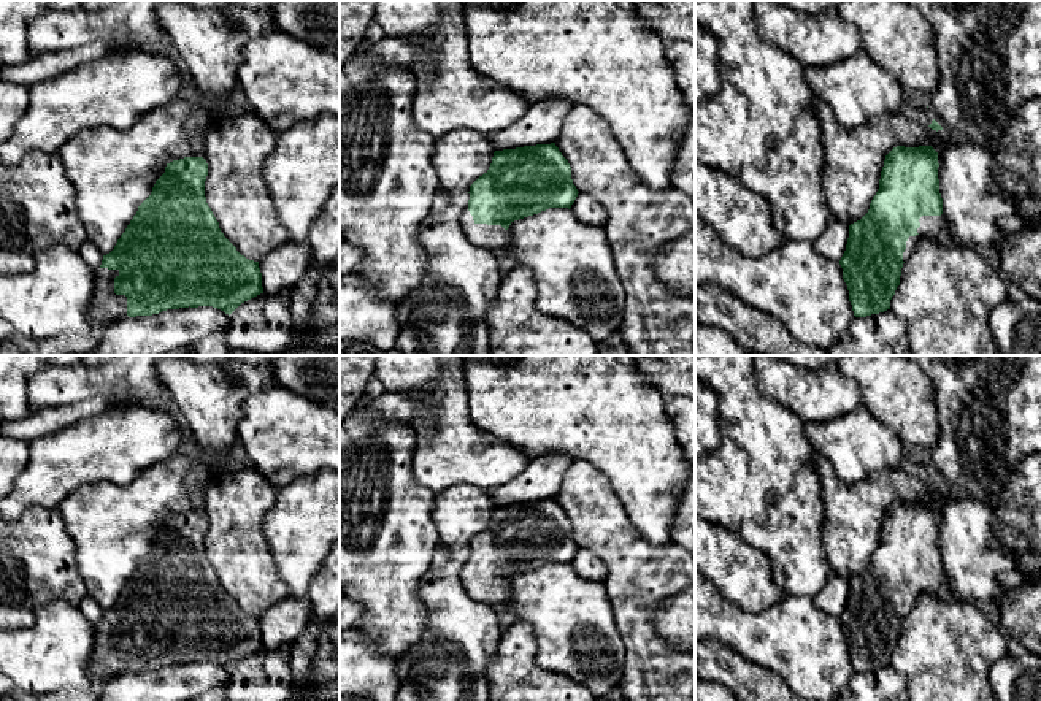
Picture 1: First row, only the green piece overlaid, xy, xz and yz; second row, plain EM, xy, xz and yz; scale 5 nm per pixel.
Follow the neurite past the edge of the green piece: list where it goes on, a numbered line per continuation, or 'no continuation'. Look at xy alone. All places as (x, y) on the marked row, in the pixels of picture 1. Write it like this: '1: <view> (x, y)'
1: xy (107, 306)

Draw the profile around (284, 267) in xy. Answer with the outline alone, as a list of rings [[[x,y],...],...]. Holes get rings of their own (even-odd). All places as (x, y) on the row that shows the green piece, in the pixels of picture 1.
[[[287,241],[259,262],[263,293],[276,295],[300,282],[311,262],[308,241]]]

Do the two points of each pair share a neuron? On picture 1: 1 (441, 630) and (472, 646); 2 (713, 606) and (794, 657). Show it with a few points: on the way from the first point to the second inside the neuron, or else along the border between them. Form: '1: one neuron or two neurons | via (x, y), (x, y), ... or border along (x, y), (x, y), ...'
1: one neuron | via (449, 638), (464, 641)
2: one neuron | via (733, 627), (760, 638), (773, 638)

